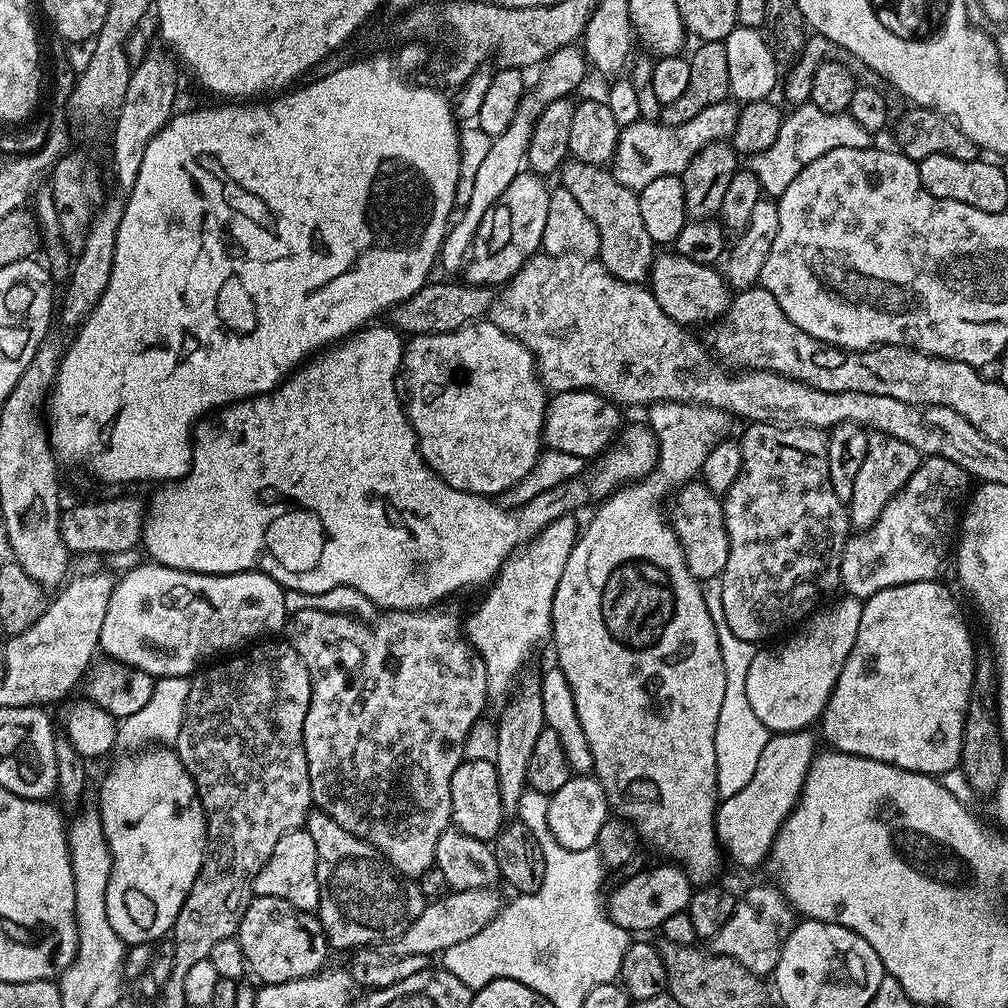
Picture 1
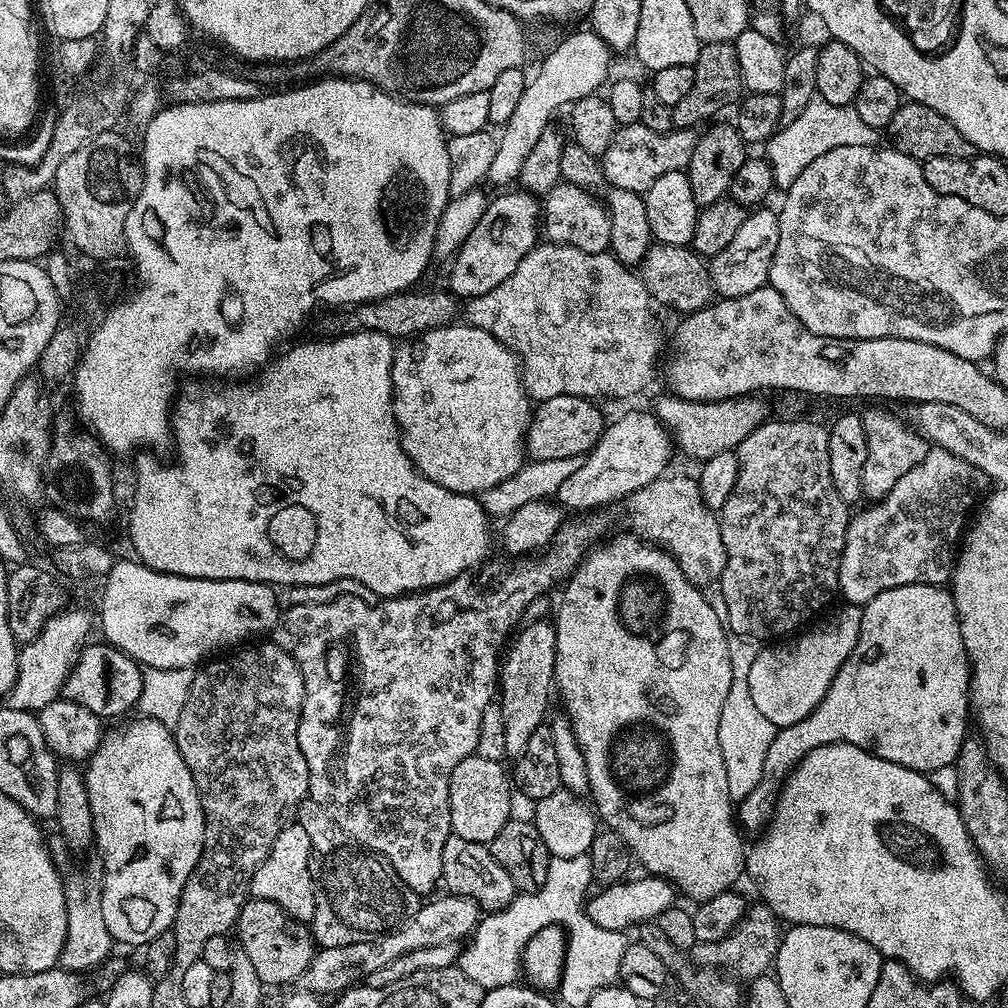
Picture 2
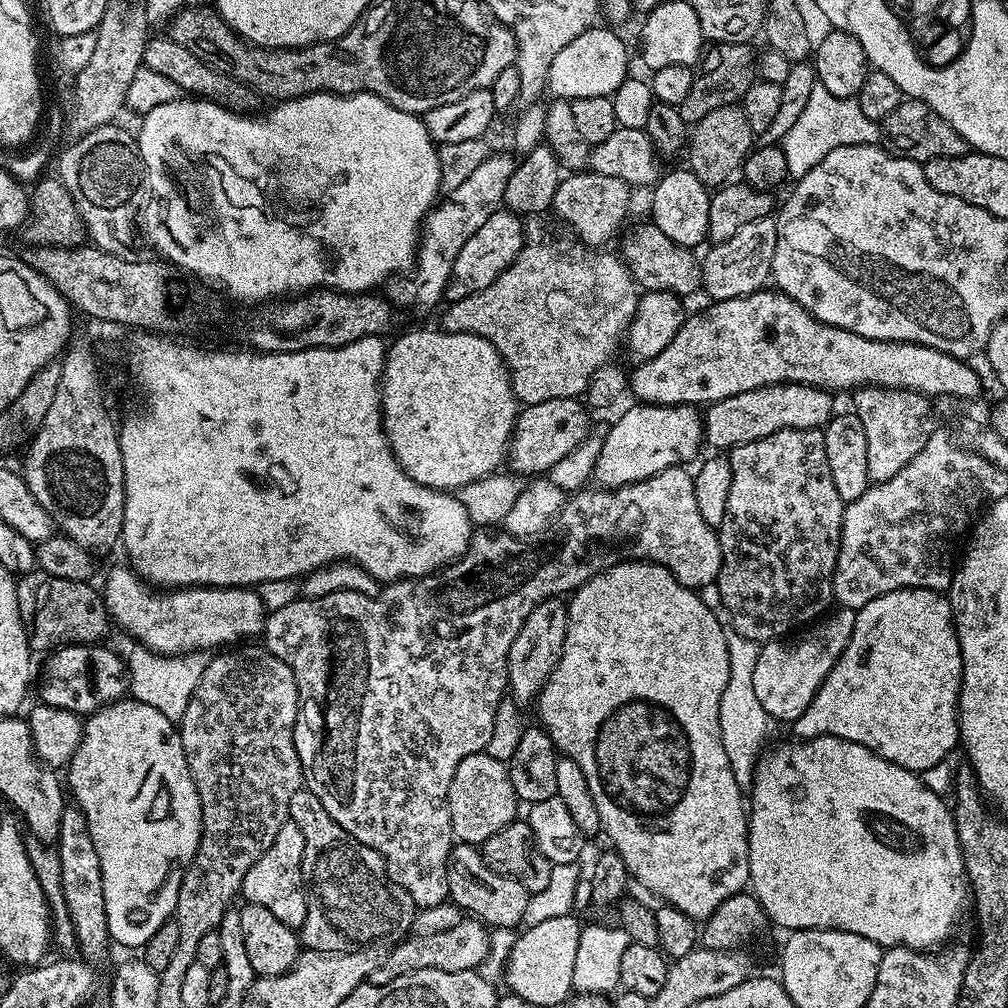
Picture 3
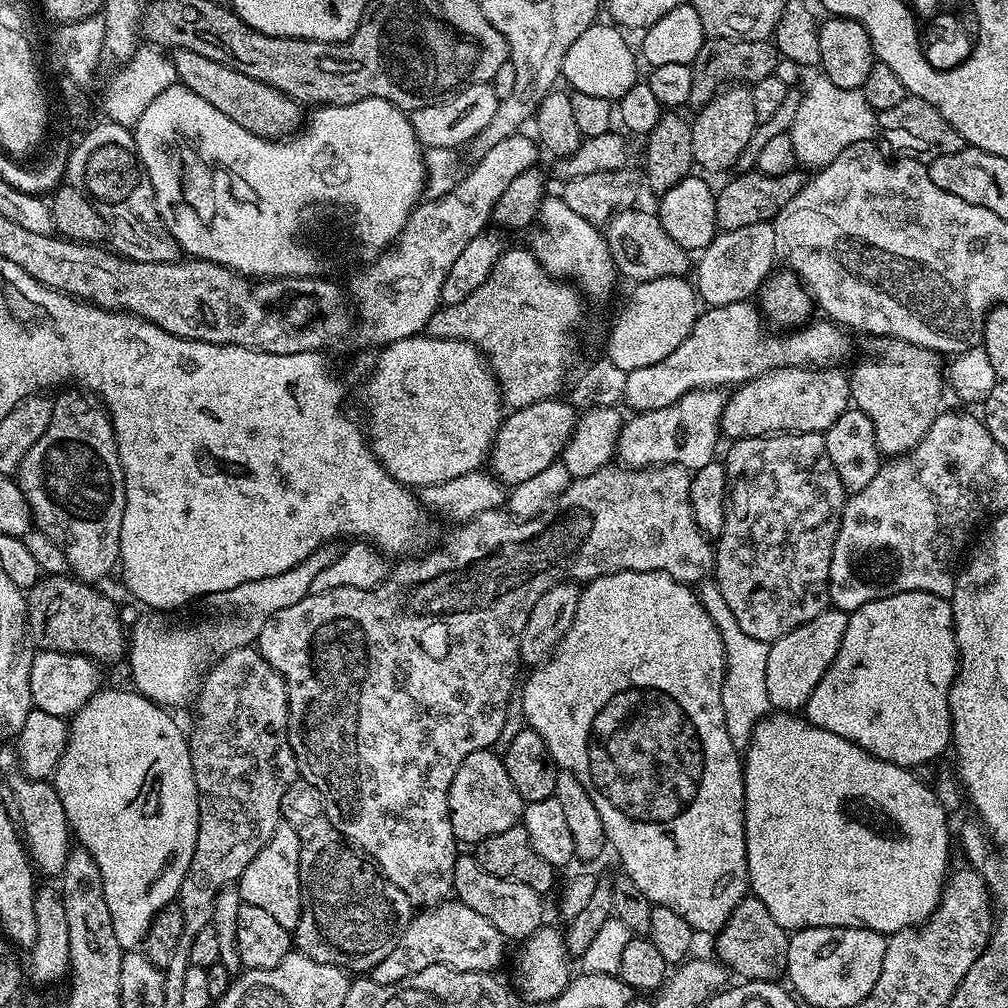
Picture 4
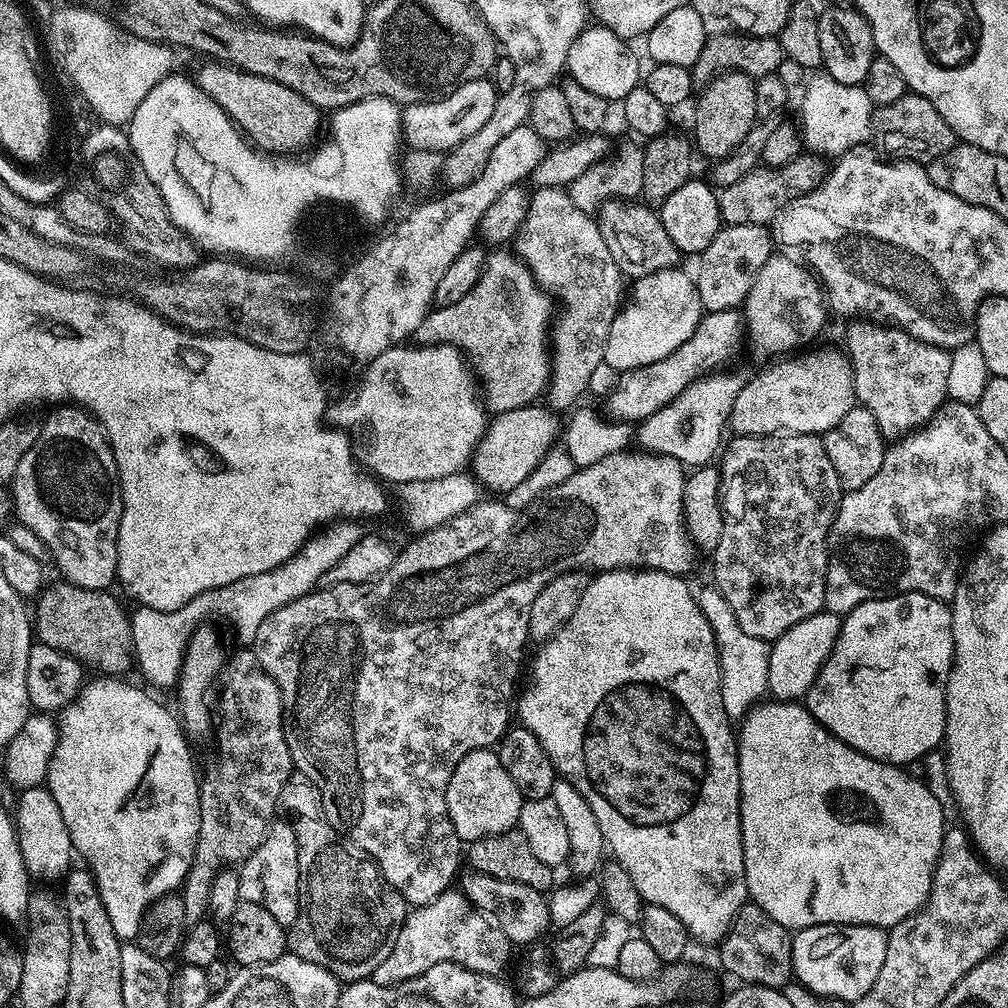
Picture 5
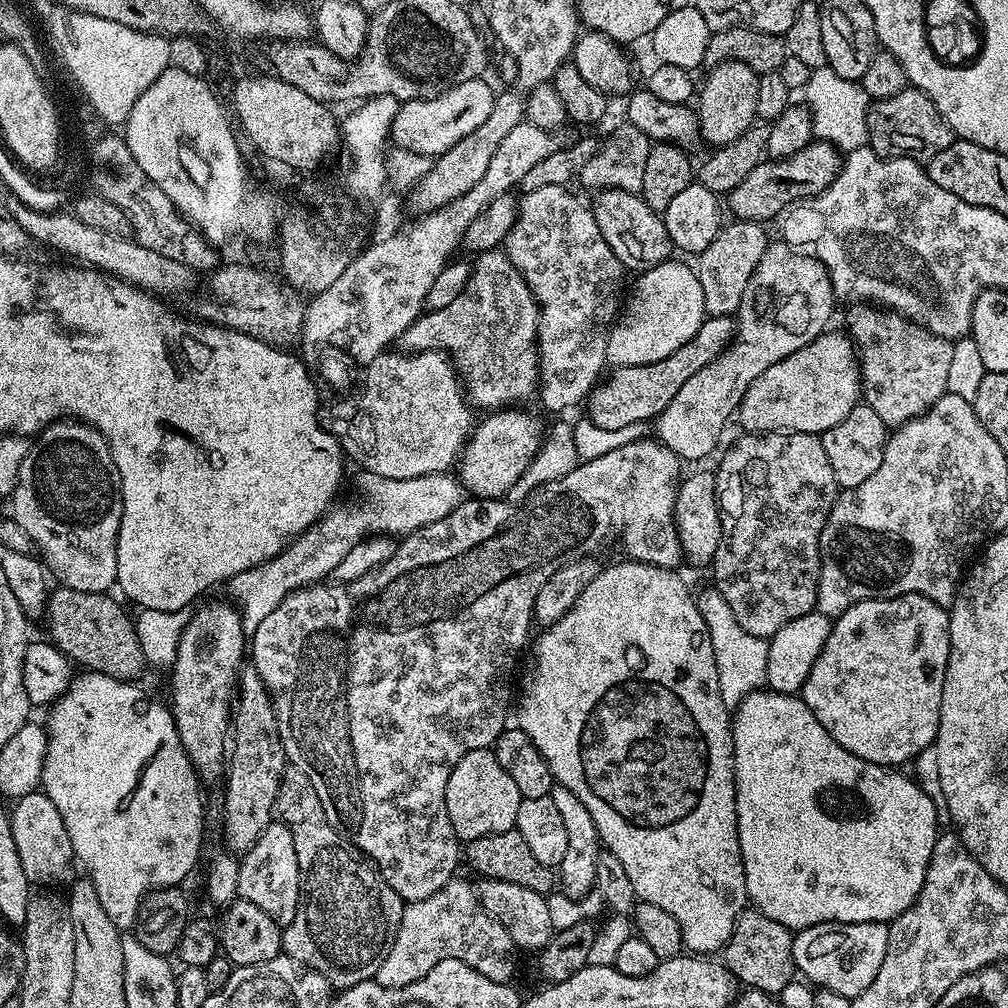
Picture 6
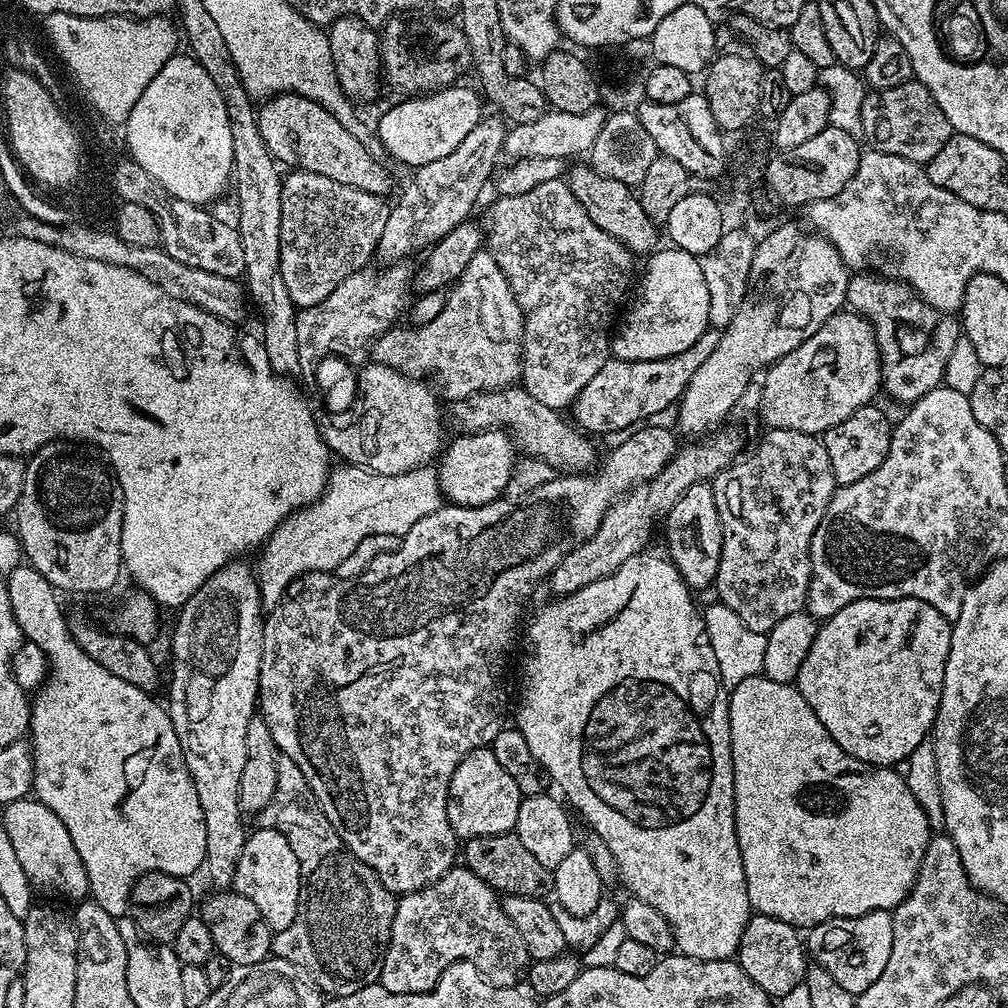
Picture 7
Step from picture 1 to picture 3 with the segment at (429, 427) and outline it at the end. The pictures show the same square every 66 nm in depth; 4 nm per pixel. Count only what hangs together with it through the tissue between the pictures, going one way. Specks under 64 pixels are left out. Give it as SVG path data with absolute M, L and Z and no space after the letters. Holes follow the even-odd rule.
M424 328L421 332L399 336L386 348L380 410L388 445L402 470L410 474L414 482L441 490L458 490L495 473L501 467L499 464L505 463L518 415L512 377L498 350L486 338L473 332L435 332L432 328Z

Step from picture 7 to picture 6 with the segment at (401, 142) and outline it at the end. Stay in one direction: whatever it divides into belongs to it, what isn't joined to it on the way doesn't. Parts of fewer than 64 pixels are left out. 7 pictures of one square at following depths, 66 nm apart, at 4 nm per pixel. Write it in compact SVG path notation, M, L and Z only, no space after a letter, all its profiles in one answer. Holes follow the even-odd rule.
M484 78L464 80L450 90L438 94L438 98L403 101L397 107L396 117L392 123L391 143L429 158L441 156L446 150L462 142L466 134L474 134L474 130L478 130L478 126L482 126L482 122L490 118L494 91L492 92L486 81Z

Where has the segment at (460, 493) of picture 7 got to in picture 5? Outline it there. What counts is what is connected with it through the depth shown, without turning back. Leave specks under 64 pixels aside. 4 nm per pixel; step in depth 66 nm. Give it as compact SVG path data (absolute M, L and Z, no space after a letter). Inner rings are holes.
M540 402L528 404L518 410L506 410L505 412L493 415L490 423L485 427L484 436L476 447L476 453L474 453L470 461L471 471L476 479L480 481L481 485L485 489L490 488L494 491L491 493L505 494L514 490L520 482L525 482L526 478L533 474L538 464L546 458L547 452L552 450L557 443L556 435L558 437L561 435L562 420L560 422L559 418L555 415L559 416L551 407L545 406Z

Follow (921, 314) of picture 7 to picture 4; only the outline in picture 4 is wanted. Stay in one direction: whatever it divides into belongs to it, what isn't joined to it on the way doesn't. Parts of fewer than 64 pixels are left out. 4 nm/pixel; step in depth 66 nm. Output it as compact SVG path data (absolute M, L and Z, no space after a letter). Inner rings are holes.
M880 338L873 344L876 344L872 348L876 357L869 364L860 364L850 372L848 390L851 403L860 408L862 414L866 414L866 418L870 418L870 422L874 424L874 434L881 453L885 457L895 458L903 456L911 448L918 446L918 442L926 438L926 430L934 426L937 416L942 411L940 395L943 394L944 388L940 385L941 357L929 348L923 348L905 340Z

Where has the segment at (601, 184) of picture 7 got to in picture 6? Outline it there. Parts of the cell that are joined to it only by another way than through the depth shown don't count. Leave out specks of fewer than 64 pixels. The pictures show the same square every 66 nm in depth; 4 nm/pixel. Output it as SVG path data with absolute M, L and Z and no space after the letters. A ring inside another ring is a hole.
M617 188L601 189L590 203L590 211L602 238L614 250L618 262L629 273L639 274L658 266L663 260L673 255L674 245L668 239L664 217L644 201L643 196L618 190Z

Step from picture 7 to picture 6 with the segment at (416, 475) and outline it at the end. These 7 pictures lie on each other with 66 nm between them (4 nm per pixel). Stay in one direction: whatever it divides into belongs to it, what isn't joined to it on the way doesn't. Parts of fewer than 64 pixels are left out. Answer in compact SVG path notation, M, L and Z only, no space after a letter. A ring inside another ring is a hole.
M451 471L422 474L418 478L382 478L371 474L364 474L361 477L360 488L362 491L368 492L368 501L365 504L342 505L343 503L341 503L339 506L333 507L325 512L315 524L308 527L301 536L295 537L292 543L282 549L273 560L267 560L256 568L232 577L230 587L236 591L237 600L242 604L248 600L248 616L246 612L243 617L245 633L255 632L258 622L265 620L273 610L278 610L278 606L282 606L282 598L286 598L291 592L296 592L299 588L306 588L310 584L327 581L334 568L351 553L354 546L358 546L360 541L367 540L373 534L383 534L393 538L409 536L410 533L416 532L420 528L430 526L430 522L438 522L442 518L446 518L466 499L464 485Z

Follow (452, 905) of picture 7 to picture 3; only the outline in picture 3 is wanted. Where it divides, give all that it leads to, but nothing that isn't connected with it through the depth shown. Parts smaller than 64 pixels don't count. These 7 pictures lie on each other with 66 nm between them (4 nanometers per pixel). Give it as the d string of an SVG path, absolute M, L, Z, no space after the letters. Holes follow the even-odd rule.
M461 918L456 926L451 926L450 929L441 932L425 932L415 935L409 935L407 939L393 947L397 947L396 949L393 950L392 948L387 953L385 963L372 972L371 983L384 984L388 980L393 980L396 976L403 976L406 972L426 970L427 968L474 970L483 965L488 956L489 929L475 918Z

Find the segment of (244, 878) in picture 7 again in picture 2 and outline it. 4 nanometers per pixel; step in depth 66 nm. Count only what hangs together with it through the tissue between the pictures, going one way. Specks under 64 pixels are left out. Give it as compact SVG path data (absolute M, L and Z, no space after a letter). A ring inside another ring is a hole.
M290 822L274 838L274 846L270 846L270 854L254 870L252 875L251 895L258 900L274 902L274 906L282 906L286 914L290 914L295 920L311 922L316 913L316 897L318 885L312 878L312 847L310 837L302 826Z

